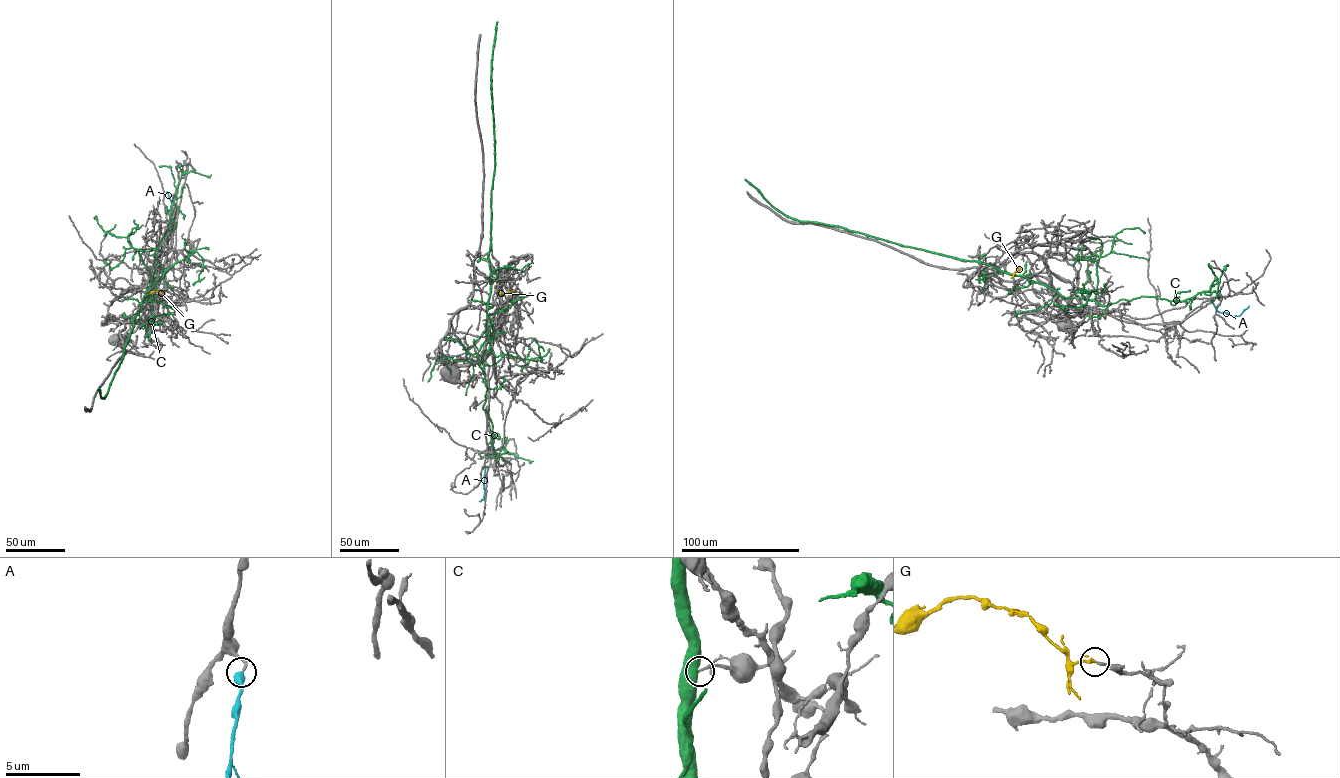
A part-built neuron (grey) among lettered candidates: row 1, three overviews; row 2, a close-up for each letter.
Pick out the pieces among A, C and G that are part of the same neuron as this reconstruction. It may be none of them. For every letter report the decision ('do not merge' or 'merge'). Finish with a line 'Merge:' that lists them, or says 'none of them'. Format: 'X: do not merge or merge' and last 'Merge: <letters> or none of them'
A: merge
C: do not merge
G: merge
Merge: A, G

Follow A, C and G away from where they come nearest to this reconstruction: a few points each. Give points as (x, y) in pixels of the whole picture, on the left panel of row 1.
A: (166, 207), (168, 213), (171, 202), (166, 191)
C: (138, 312), (150, 297), (155, 252), (180, 177), (211, 174)
G: (166, 296), (157, 291), (148, 294)

